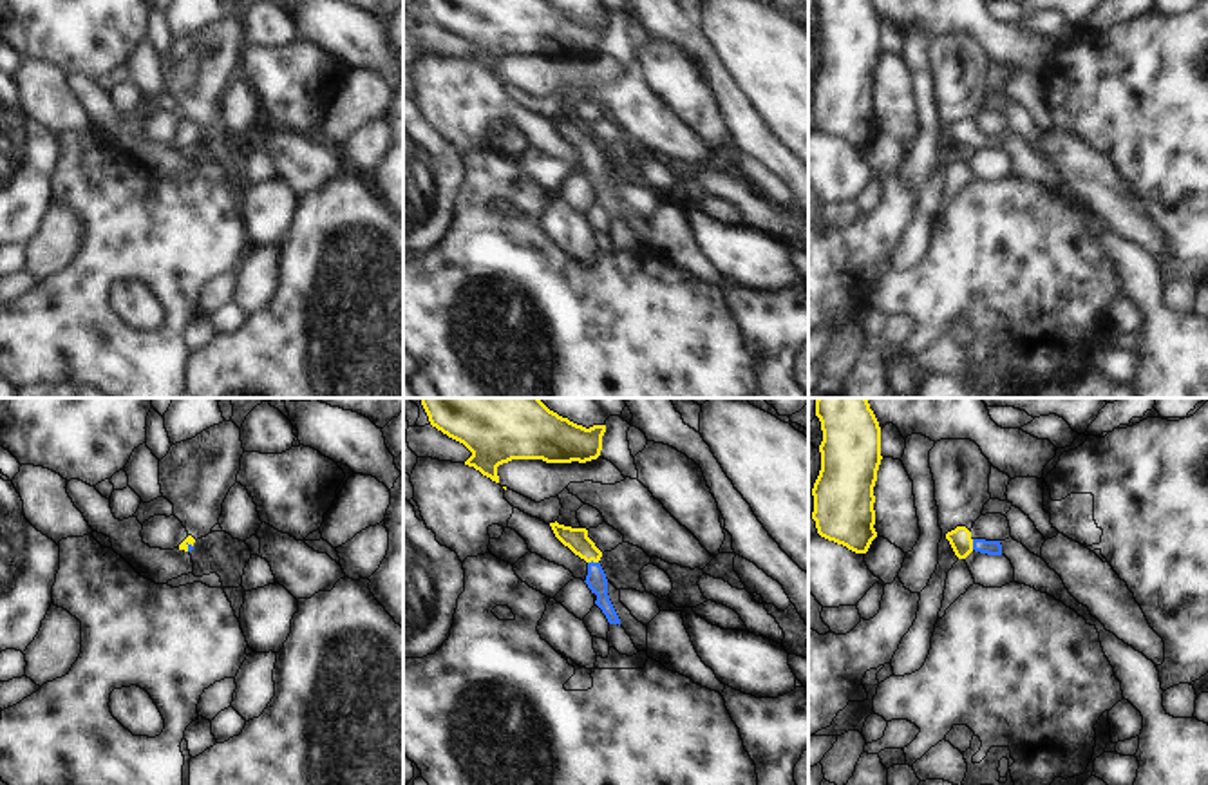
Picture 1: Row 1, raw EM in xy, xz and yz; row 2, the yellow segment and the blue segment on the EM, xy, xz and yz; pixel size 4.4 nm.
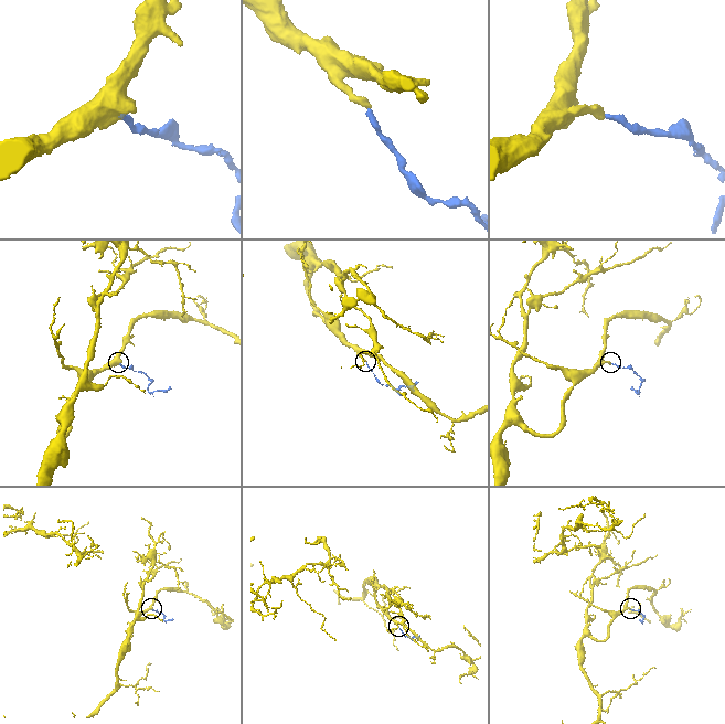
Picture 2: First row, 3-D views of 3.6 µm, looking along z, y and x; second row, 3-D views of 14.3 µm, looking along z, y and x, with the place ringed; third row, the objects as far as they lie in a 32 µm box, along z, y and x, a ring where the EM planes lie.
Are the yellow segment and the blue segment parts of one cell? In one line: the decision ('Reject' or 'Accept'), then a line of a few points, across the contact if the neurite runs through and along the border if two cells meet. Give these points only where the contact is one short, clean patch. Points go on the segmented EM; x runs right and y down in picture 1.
Accept. Line: xz (575, 539), (592, 559), (595, 579).

